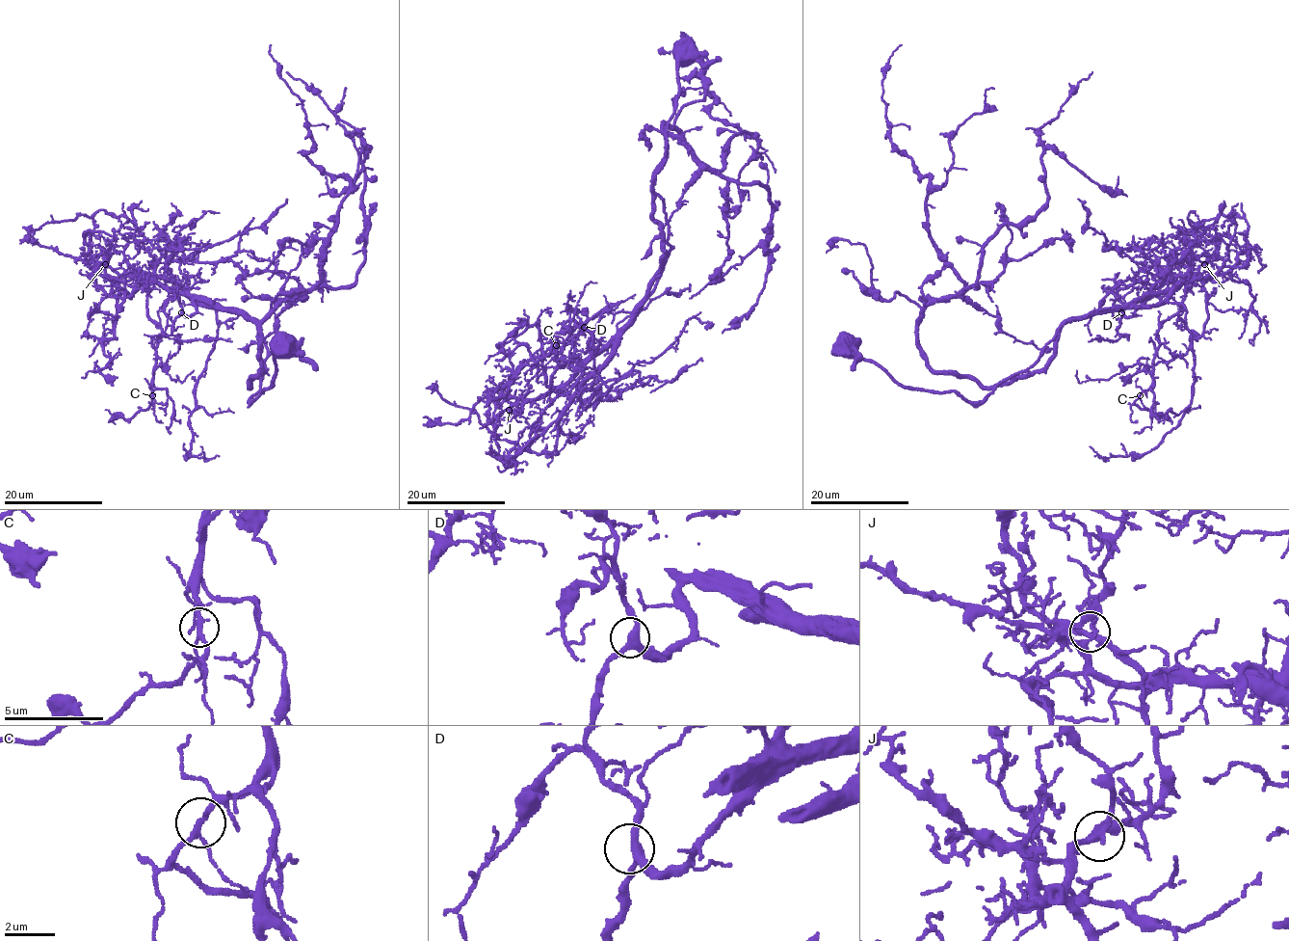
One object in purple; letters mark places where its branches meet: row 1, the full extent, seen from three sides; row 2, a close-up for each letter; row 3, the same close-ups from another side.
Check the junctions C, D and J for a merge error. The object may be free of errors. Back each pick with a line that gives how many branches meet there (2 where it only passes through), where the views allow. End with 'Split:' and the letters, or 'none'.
Split: none

